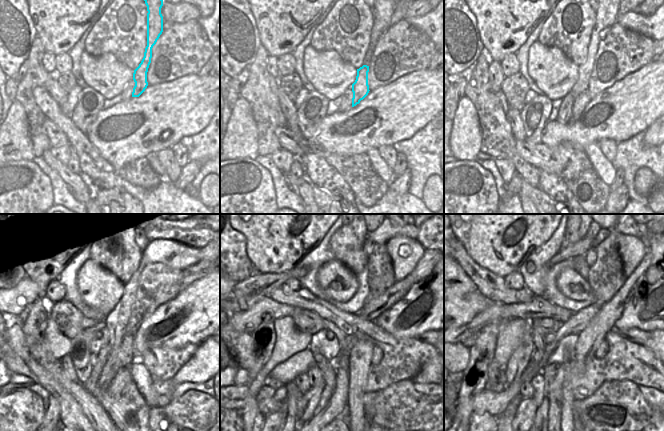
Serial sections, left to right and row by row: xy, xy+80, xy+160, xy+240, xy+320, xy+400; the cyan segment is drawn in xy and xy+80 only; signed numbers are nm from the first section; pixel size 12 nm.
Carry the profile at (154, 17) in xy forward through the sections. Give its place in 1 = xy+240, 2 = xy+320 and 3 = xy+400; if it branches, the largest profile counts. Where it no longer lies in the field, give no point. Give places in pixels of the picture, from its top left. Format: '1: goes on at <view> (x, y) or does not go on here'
1: goes on at xy+240 (124, 342)
2: goes on at xy+320 (338, 405)
3: goes on at xy+400 (567, 414)

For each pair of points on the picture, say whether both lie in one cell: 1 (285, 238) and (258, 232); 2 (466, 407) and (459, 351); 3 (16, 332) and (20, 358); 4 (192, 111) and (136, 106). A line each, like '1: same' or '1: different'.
1: same
2: different
3: same
4: same

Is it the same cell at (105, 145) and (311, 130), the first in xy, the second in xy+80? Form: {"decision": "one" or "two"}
{"decision": "two"}

